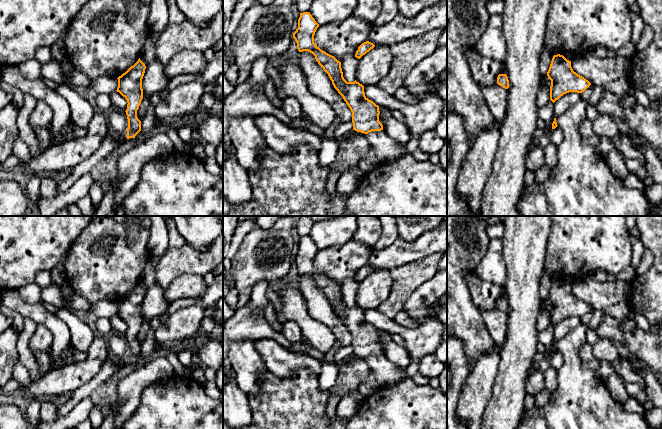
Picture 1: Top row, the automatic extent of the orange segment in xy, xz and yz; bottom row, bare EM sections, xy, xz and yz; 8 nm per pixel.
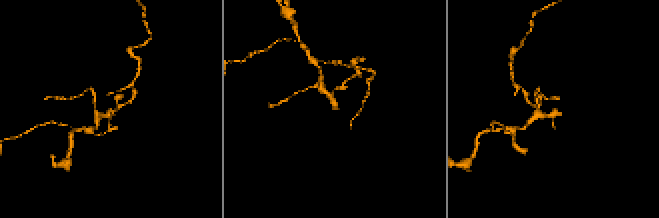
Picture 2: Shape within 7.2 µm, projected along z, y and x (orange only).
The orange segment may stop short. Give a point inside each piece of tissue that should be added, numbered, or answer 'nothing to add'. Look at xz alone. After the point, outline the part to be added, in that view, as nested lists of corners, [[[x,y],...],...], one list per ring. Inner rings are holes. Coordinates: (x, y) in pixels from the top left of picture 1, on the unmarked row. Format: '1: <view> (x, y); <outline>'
1: xz (386, 373); [[[384,354],[369,356],[366,361],[379,387],[396,385],[407,377],[407,371],[396,367]]]

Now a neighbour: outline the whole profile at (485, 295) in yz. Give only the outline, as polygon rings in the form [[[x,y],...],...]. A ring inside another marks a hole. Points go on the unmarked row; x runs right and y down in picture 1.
[[[475,268],[465,271],[470,294],[479,310],[492,310],[497,307],[499,298],[506,298],[504,286],[486,282],[477,277]]]

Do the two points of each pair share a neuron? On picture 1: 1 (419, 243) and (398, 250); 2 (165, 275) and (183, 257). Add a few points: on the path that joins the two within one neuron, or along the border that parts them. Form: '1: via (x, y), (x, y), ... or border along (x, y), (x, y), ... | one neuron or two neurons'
1: via (414, 248), (412, 250), (403, 250) | one neuron
2: via (169, 271), (179, 261) | one neuron

